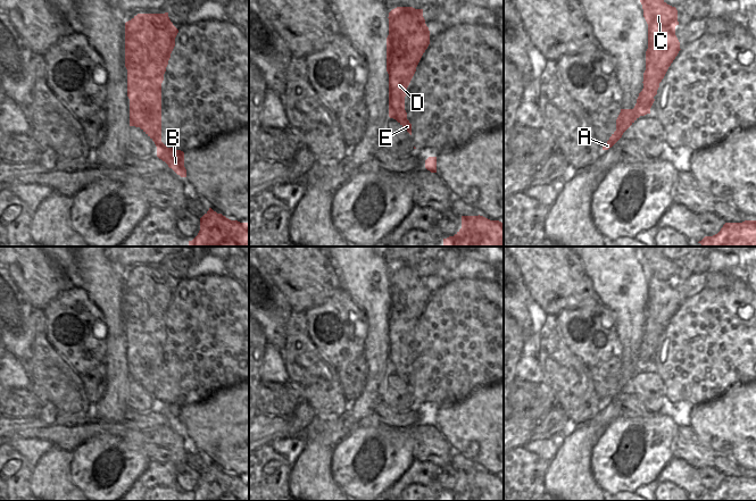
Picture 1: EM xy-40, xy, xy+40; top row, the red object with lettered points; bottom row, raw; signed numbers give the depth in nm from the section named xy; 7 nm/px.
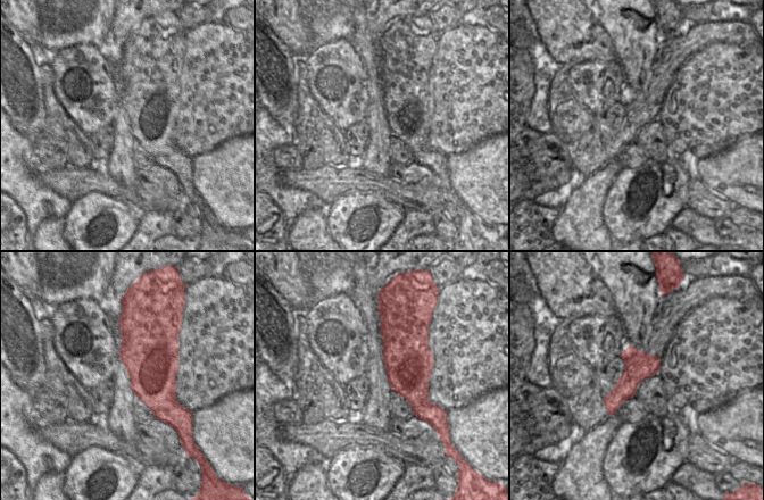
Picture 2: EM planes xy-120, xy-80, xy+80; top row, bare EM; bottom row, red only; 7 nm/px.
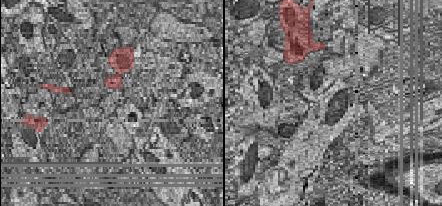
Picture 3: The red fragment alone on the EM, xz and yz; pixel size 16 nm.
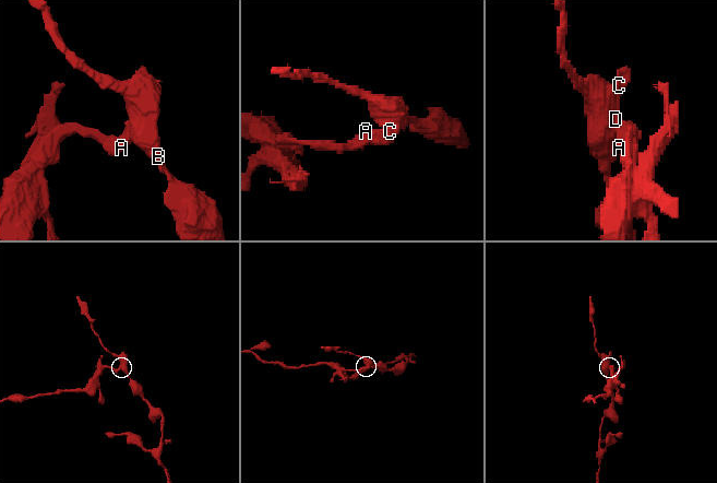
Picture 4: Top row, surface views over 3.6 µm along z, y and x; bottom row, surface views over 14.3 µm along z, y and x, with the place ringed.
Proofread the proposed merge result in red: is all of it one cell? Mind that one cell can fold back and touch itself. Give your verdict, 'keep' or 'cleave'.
cleave

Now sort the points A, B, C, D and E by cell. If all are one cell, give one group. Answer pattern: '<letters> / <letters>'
A / B C D E

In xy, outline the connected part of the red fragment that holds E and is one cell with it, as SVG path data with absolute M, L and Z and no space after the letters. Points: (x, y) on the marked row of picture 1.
M397 7L389 12L388 18L389 117L396 119L412 135L405 97L416 67L430 44L430 31L423 9Z

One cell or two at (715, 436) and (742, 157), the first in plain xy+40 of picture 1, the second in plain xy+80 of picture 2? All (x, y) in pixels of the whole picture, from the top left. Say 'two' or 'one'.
one

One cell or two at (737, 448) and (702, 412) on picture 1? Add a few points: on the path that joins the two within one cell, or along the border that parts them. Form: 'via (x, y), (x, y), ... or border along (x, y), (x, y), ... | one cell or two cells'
via (730, 439), (711, 422) | one cell

